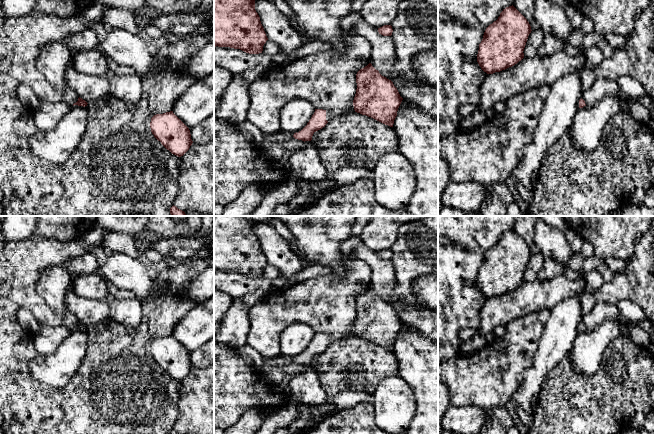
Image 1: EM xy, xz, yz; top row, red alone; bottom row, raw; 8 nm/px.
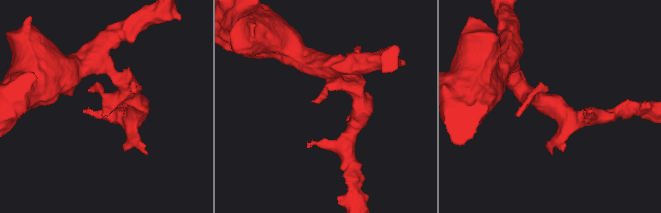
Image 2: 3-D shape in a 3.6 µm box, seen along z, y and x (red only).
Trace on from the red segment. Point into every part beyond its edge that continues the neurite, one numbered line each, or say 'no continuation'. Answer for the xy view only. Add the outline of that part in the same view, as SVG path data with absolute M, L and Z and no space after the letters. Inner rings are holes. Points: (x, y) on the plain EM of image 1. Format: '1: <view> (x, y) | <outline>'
no continuation

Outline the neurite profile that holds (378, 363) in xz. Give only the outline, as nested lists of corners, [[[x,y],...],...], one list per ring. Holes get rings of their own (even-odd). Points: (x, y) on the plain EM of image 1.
[[[357,336],[330,344],[322,353],[314,356],[312,364],[318,370],[320,384],[328,395],[330,404],[333,404],[334,397],[339,392],[347,390],[348,379],[355,374],[348,371],[350,365],[360,365],[364,369],[367,384],[365,392],[371,395],[384,378],[398,376],[398,360],[393,351]]]

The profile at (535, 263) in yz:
[[[540,252],[531,255],[523,275],[525,282],[533,282],[538,278],[539,272],[543,267],[543,262],[544,256]]]

